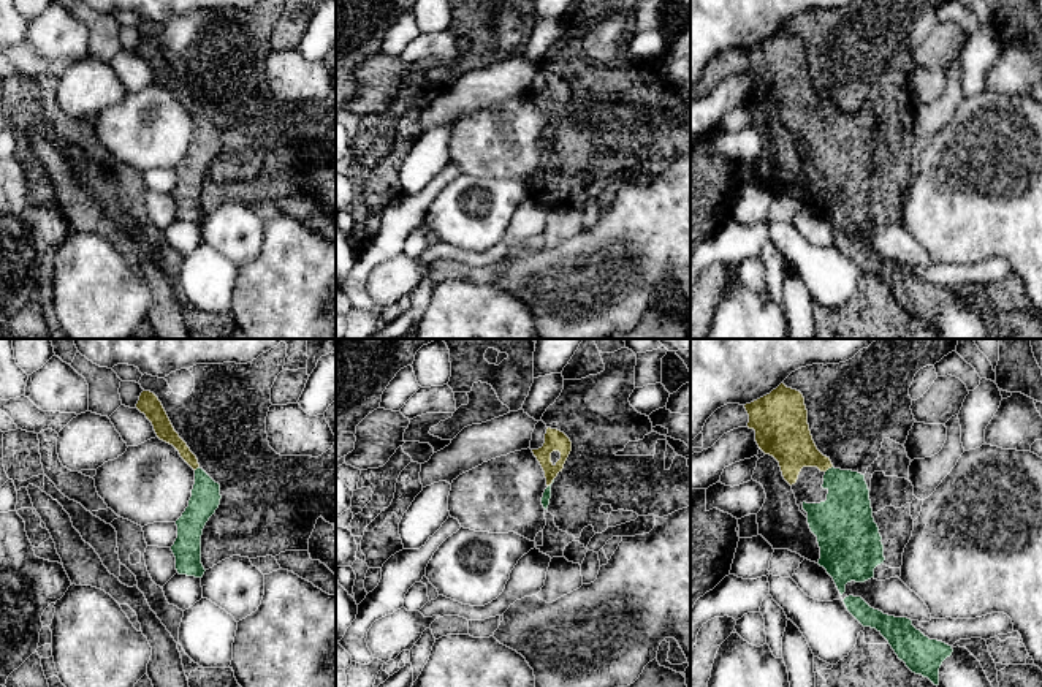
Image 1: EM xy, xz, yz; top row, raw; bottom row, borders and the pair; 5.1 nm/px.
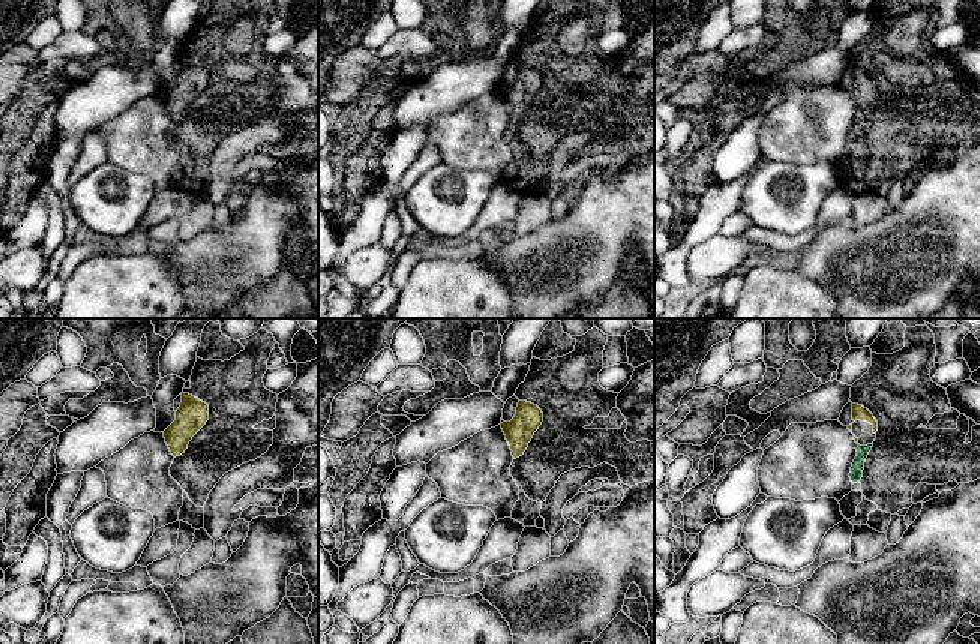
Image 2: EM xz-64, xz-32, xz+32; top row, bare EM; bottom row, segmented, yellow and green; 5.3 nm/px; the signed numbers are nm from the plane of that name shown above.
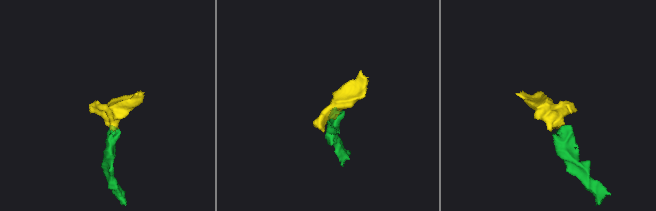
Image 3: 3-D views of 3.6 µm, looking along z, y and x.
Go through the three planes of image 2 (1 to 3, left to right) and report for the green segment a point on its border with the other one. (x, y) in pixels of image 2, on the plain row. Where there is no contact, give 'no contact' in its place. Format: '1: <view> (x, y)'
1: no contact
2: no contact
3: no contact

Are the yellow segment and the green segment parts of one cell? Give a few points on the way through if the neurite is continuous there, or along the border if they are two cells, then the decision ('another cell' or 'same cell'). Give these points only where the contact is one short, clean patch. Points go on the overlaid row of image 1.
across xz (555, 440), (547, 450), (551, 482), (545, 501) | same cell

